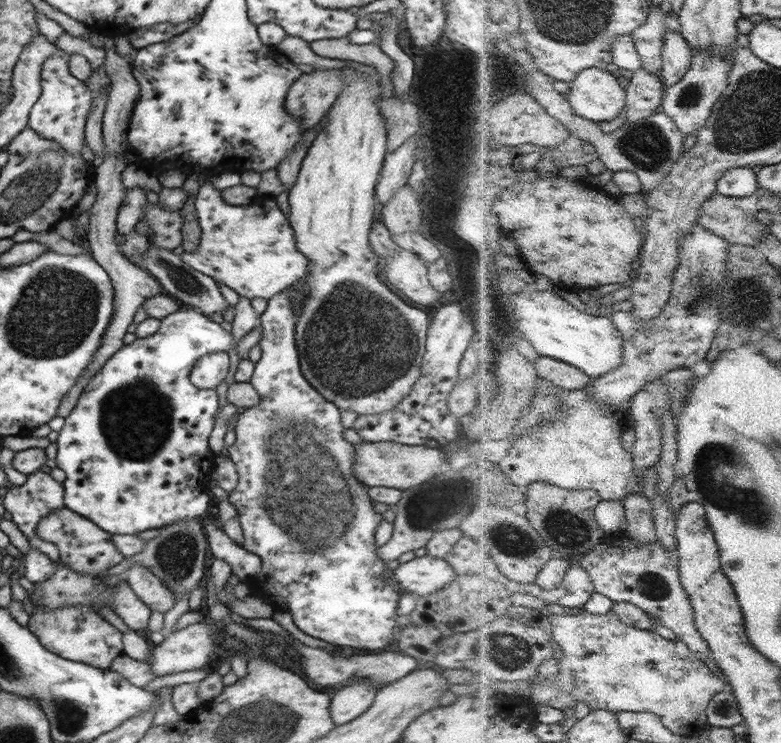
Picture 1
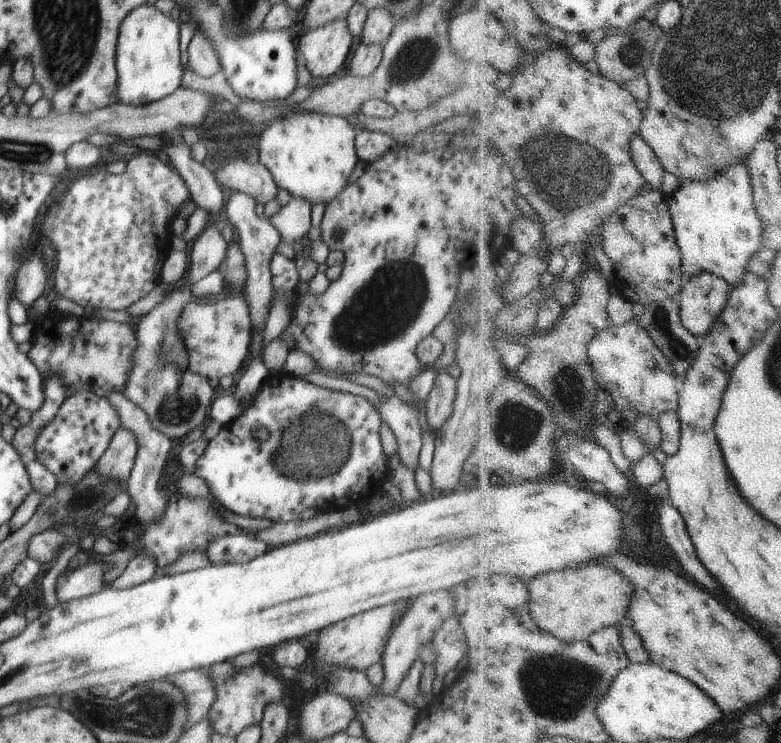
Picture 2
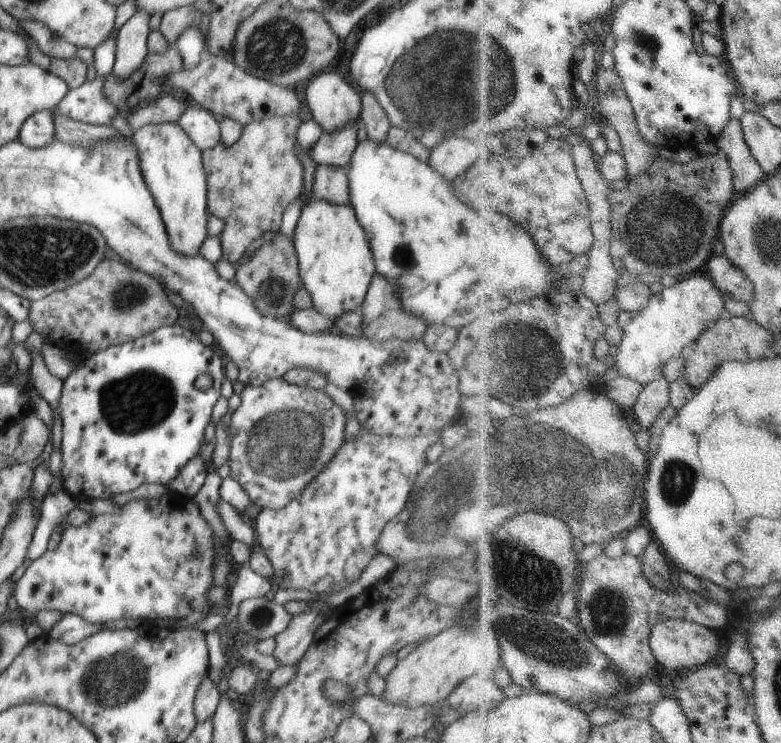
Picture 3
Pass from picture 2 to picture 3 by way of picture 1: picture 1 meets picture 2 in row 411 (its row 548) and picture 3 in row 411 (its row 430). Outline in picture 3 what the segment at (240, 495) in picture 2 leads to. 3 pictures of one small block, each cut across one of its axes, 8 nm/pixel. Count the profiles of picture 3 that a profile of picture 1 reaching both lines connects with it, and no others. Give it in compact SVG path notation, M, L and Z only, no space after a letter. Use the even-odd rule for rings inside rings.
M282 377L272 378L262 386L246 386L230 424L230 477L242 486L248 496L247 502L279 510L287 506L334 458L345 440L345 424L345 412L322 389L288 384Z

